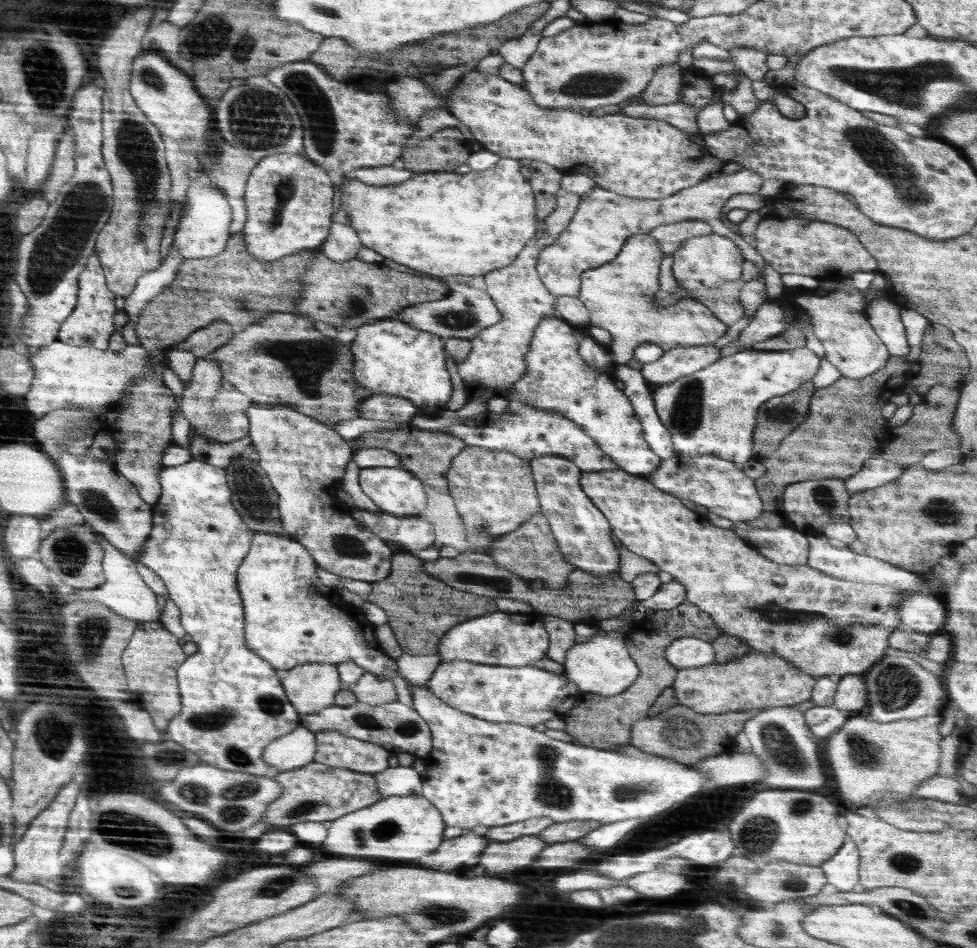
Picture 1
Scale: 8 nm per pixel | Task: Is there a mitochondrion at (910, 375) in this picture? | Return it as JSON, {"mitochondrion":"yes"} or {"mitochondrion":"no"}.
{"mitochondrion":"no"}

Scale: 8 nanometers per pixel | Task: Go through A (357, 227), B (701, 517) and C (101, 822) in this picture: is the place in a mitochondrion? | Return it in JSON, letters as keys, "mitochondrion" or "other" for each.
{"A":"other","B":"other","C":"mitochondrion"}

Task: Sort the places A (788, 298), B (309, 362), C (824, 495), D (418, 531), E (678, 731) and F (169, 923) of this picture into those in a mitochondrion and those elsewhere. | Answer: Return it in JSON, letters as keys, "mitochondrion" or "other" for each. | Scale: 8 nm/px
{"A":"other","B":"mitochondrion","C":"mitochondrion","D":"other","E":"mitochondrion","F":"other"}

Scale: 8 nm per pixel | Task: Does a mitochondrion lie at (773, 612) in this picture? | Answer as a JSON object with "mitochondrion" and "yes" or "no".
{"mitochondrion":"yes"}

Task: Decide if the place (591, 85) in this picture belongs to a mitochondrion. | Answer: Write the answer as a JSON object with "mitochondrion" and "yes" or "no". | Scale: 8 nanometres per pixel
{"mitochondrion":"yes"}

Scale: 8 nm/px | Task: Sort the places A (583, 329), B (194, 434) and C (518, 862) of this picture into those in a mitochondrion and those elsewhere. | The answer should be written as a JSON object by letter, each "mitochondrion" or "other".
{"A":"other","B":"other","C":"other"}

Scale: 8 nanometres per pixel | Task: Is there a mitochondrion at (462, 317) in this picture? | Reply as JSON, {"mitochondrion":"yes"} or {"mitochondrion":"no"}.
{"mitochondrion":"yes"}

